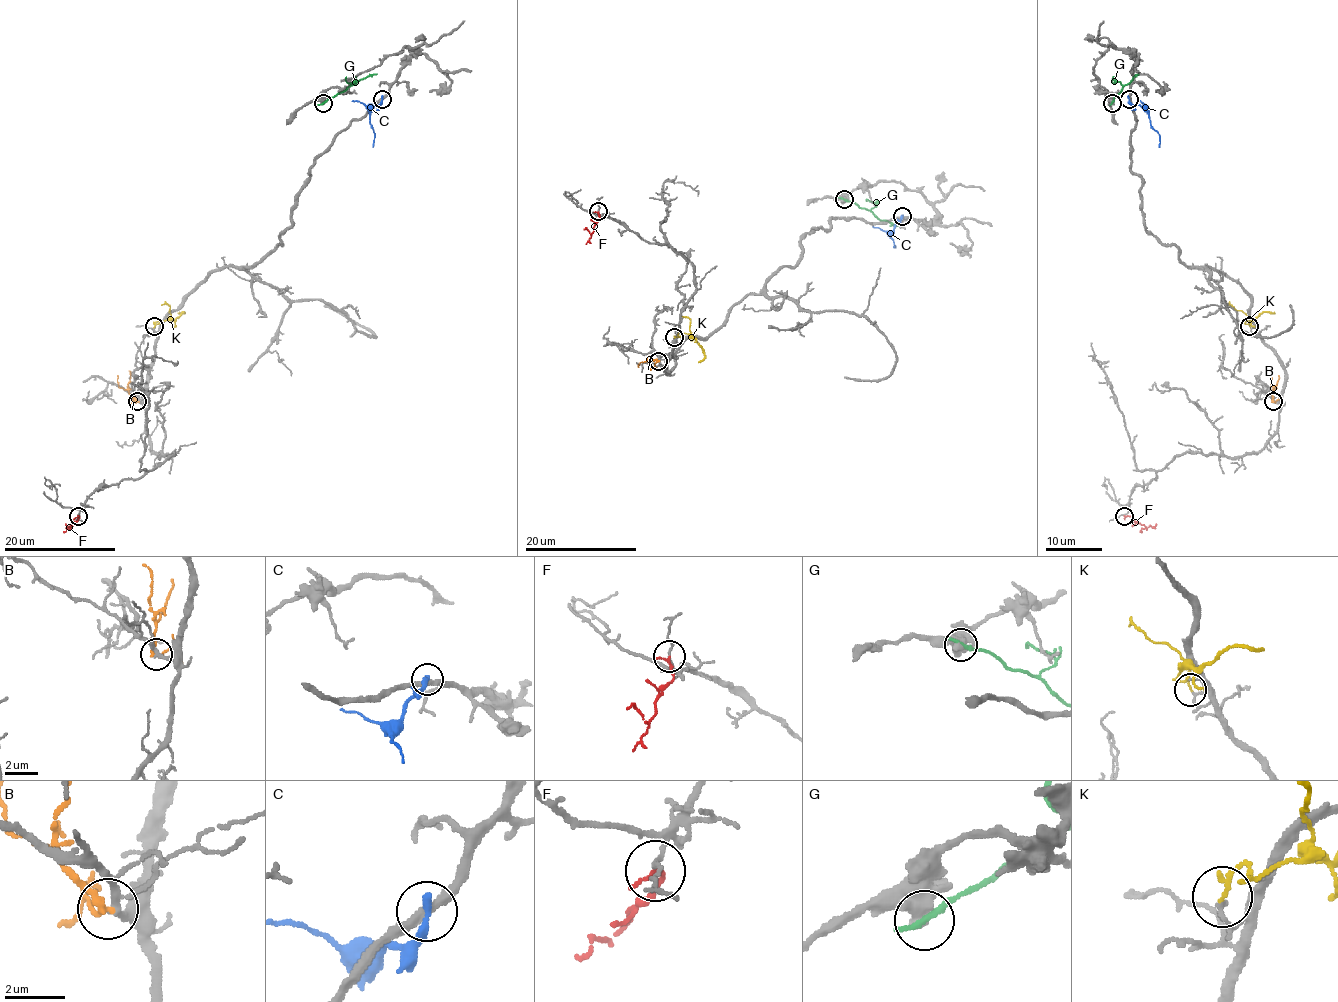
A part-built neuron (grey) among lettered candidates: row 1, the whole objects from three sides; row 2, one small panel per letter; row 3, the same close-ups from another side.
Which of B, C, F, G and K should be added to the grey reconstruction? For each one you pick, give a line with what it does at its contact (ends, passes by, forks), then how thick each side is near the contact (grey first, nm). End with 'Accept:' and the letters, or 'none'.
Accept: none

